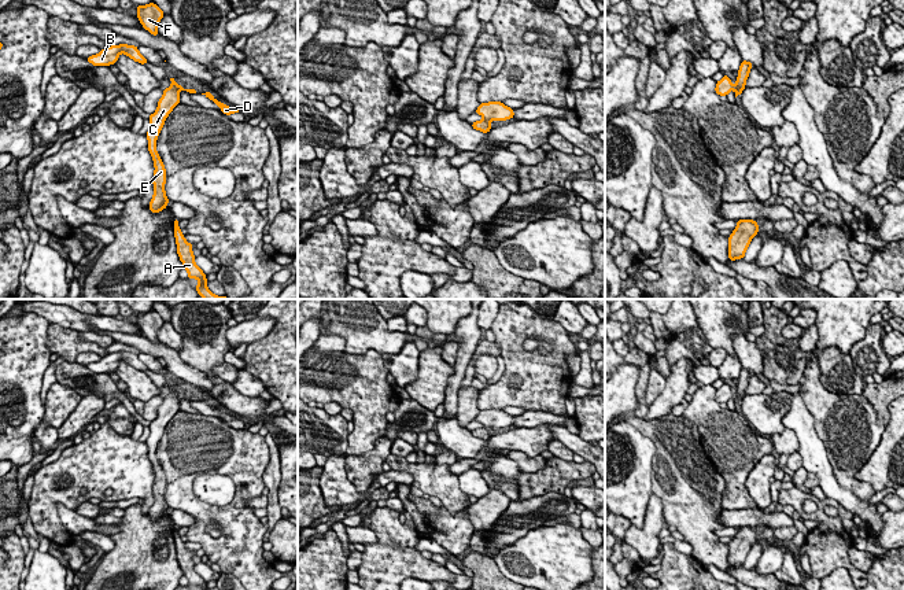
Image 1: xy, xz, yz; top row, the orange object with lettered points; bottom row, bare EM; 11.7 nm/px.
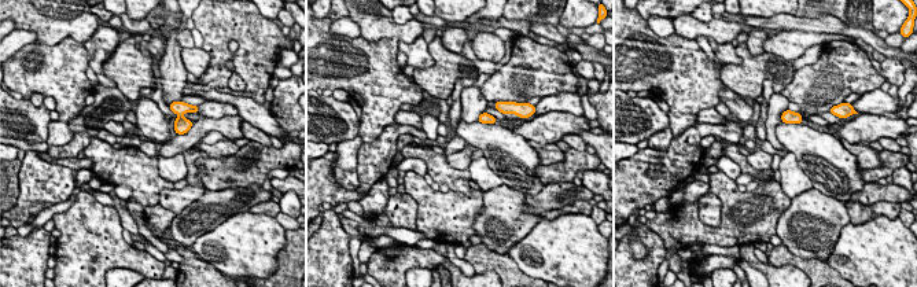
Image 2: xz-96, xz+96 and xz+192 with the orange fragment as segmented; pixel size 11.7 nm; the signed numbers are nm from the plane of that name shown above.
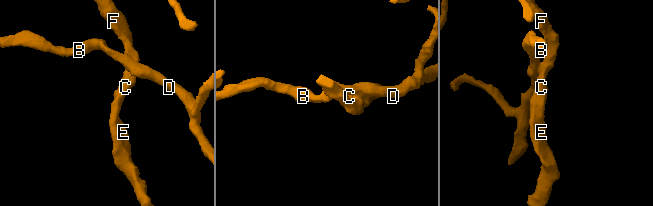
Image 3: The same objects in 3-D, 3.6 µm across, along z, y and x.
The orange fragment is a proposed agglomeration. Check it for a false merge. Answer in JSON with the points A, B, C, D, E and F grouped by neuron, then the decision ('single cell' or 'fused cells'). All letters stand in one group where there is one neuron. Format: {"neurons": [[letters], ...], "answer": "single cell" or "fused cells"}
{"neurons": [["A", "C", "E", "F"], ["B", "D"]], "answer": "fused cells"}

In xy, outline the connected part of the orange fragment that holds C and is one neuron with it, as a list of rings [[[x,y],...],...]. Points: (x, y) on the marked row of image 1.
[[[170,78],[171,85],[167,89],[163,89],[163,96],[158,102],[158,108],[154,114],[150,115],[150,129],[147,132],[148,139],[148,151],[152,156],[155,172],[154,172],[154,196],[148,204],[151,213],[159,213],[167,207],[170,202],[165,192],[166,184],[166,169],[165,165],[156,151],[156,140],[165,125],[166,118],[173,111],[173,108],[180,104],[180,91],[181,85],[178,85],[174,78]]]

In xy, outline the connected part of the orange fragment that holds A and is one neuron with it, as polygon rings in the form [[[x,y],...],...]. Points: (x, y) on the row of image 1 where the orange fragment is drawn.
[[[174,218],[174,225],[173,225],[176,244],[177,244],[177,254],[184,265],[184,269],[188,272],[188,279],[196,279],[199,281],[199,284],[195,287],[199,296],[202,296],[203,299],[228,299],[226,295],[217,296],[207,288],[206,274],[200,268],[196,266],[195,255],[192,252],[193,246],[185,240],[178,226],[178,221],[180,221],[178,218]]]

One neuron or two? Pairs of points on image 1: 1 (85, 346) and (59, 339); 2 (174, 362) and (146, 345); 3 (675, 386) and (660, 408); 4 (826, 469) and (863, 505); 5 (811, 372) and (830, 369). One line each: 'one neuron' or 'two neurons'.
1: one neuron
2: one neuron
3: one neuron
4: one neuron
5: two neurons

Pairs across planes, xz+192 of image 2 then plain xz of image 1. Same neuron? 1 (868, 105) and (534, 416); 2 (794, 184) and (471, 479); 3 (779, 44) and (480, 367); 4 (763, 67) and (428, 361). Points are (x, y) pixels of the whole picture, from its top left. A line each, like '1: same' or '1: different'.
1: same
2: same
3: same
4: same

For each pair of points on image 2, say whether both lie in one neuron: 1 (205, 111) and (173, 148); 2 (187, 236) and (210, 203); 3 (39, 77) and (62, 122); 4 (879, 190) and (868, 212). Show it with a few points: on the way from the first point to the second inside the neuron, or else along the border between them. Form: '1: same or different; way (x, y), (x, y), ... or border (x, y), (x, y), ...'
1: different; border (235, 114), (203, 118)
2: same; way (188, 228), (205, 212)
3: same; way (51, 87), (63, 99), (63, 110)
4: different; border (899, 202), (851, 202), (847, 206)

